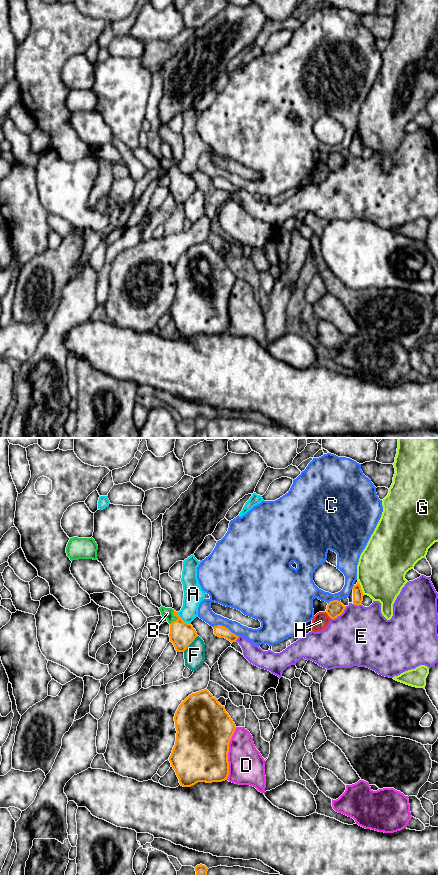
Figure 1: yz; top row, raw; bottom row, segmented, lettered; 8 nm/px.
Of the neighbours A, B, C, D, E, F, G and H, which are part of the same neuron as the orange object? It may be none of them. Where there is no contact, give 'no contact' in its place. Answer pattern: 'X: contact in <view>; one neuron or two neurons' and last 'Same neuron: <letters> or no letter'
A: contact in yz; two neurons
B: contact in yz; one neuron
C: contact in yz; two neurons
D: contact in yz; two neurons
E: contact in yz; two neurons
F: contact in yz; two neurons
G: contact in yz; two neurons
H: contact in yz; two neurons
Same neuron: B

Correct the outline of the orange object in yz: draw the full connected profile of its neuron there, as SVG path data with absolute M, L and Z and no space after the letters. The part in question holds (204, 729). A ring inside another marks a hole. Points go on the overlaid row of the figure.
M207 689L189 695L179 705L175 716L176 741L169 757L183 787L191 787L198 782L222 782L229 775L229 743L236 725L218 699Z

